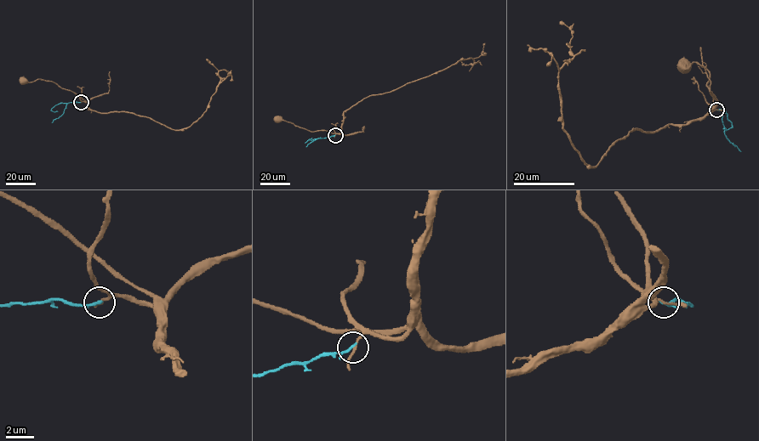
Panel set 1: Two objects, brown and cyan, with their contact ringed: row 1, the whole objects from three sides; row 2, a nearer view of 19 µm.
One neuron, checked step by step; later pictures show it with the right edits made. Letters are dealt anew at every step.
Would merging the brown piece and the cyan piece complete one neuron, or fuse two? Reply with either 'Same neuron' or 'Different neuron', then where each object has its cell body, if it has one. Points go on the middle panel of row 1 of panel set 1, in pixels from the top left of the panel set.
Different neuron. Soma of brown: (277, 118). Soma of cyan: none

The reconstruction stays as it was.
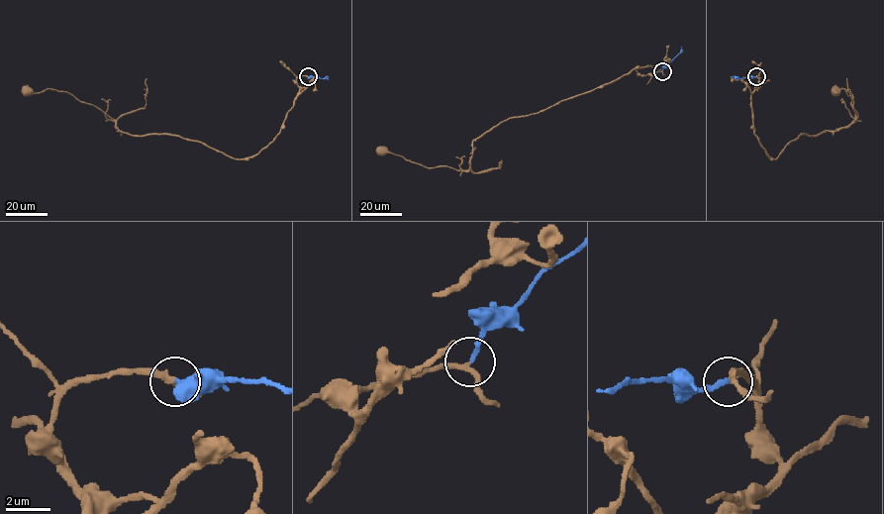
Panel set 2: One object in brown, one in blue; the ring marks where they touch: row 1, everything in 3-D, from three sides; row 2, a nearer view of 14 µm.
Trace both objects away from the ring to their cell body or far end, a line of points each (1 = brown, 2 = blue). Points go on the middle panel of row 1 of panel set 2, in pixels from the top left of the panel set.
1: (662, 71), (634, 68), (509, 117), (473, 142), (467, 170), (381, 151)
2: (662, 71), (681, 47)

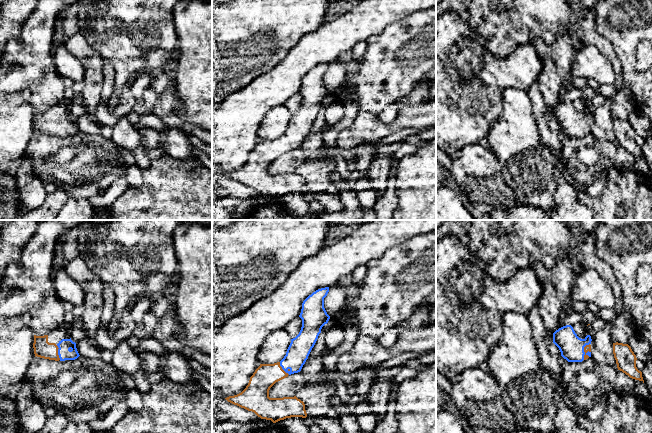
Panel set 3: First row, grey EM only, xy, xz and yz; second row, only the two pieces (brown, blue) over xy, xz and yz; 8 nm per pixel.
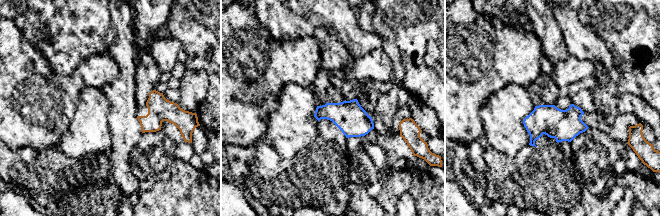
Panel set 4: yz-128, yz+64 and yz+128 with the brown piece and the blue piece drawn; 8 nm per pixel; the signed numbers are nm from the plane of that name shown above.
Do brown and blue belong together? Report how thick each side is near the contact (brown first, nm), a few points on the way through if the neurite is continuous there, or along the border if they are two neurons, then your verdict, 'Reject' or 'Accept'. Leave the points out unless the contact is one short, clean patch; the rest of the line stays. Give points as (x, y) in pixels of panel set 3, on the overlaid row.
Thickness 50 nm (brown) against 190 nm. Path across: yz (587, 348), (584, 351), (571, 347). Accept

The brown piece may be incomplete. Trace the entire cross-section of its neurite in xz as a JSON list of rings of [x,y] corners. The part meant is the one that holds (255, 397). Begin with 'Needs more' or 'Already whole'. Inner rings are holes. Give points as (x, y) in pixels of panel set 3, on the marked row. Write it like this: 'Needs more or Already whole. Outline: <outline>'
Needs more. Outline: [[[329,287],[318,289],[303,301],[301,313],[299,315],[302,319],[302,327],[299,334],[291,339],[291,343],[284,358],[280,362],[274,364],[260,364],[250,377],[248,385],[241,393],[225,398],[228,402],[248,411],[252,411],[261,419],[271,420],[273,423],[291,417],[307,417],[304,402],[296,396],[270,398],[269,390],[276,382],[301,371],[321,333],[322,327],[327,324],[330,319],[330,316],[324,308],[324,298],[327,296],[328,292]]]

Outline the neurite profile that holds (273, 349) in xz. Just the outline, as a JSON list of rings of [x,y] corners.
[[[278,330],[267,336],[258,352],[261,364],[274,364],[280,362],[286,355],[291,343],[291,337],[285,330]]]

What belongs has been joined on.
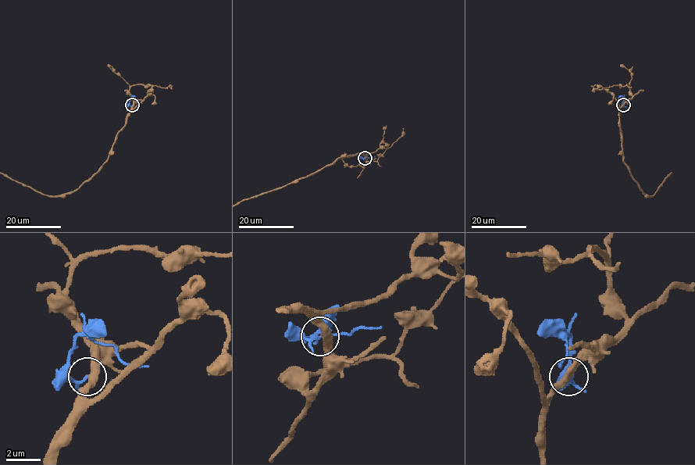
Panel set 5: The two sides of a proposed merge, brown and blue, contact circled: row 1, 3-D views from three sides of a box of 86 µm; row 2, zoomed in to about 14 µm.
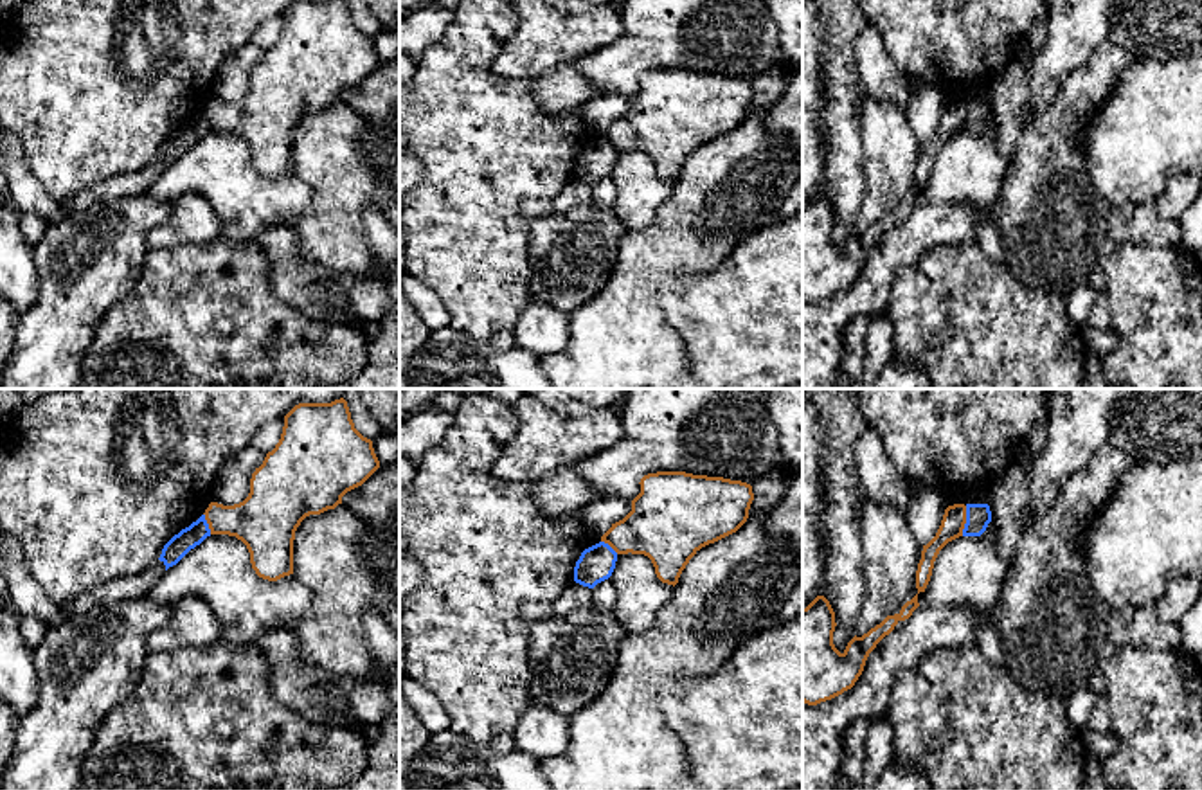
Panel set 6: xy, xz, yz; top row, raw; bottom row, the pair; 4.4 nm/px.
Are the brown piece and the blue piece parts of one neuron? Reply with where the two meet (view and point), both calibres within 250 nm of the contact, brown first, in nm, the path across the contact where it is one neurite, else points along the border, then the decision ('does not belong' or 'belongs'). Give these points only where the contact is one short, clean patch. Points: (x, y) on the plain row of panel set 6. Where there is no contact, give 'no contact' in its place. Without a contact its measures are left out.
contact yz (965, 117); calibres 110 and 110 nm; border yz (967, 103), (967, 119), (961, 132); does not belong

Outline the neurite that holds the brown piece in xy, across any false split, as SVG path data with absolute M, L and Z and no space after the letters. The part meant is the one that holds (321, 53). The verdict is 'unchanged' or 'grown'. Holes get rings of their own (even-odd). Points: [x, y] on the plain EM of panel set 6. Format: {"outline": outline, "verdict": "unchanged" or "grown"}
{"outline": "M299 0L284 13L279 40L252 70L248 94L234 103L211 99L203 112L211 131L241 137L256 171L277 178L293 171L293 137L300 119L335 106L347 88L362 83L378 65L372 38L354 25L347 0Z", "verdict": "unchanged"}

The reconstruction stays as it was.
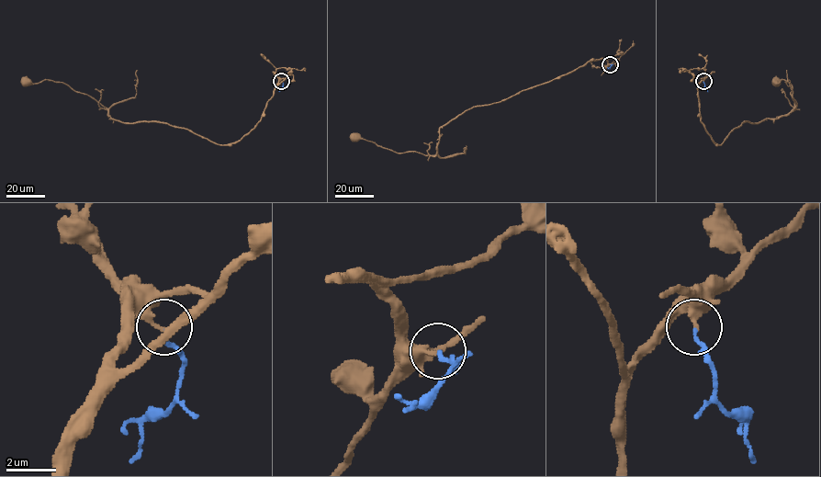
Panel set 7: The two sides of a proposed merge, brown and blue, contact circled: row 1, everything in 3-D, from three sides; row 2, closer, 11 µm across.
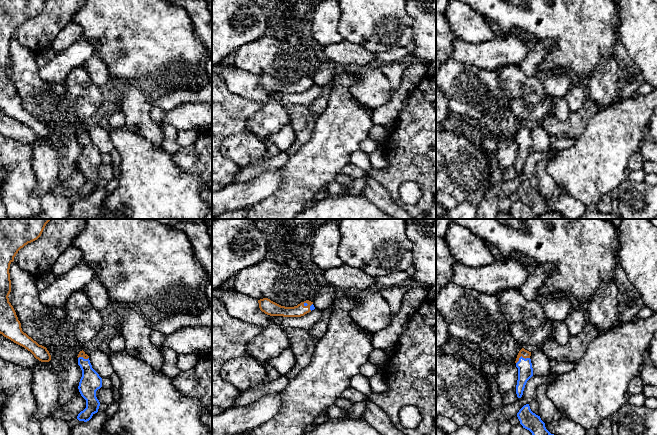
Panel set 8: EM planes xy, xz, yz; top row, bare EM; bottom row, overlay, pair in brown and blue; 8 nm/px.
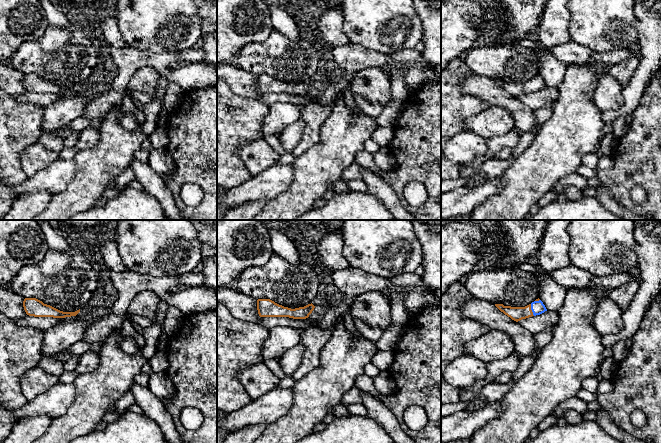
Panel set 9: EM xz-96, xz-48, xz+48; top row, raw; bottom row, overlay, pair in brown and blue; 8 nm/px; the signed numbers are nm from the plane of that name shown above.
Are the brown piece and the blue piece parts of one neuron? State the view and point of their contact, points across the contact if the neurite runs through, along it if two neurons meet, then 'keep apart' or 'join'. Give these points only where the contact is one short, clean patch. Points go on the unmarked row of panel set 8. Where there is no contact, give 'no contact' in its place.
meets brown in yz at (521, 131); runs through yz (524, 129), (521, 131), (525, 147); join

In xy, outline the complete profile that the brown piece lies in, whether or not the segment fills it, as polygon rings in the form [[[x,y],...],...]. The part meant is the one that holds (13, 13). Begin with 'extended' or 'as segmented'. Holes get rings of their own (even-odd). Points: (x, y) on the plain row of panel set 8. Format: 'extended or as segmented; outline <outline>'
as segmented; outline [[[0,0],[0,110],[30,127],[41,138],[49,138],[51,131],[22,107],[21,99],[9,78],[11,68],[10,40],[18,27],[37,16],[46,0]]]

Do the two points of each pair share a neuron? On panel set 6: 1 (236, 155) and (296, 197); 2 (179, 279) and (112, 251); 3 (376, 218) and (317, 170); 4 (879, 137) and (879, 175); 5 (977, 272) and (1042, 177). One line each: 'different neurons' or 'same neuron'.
1: same neuron
2: different neurons
3: different neurons
4: same neuron
5: different neurons

